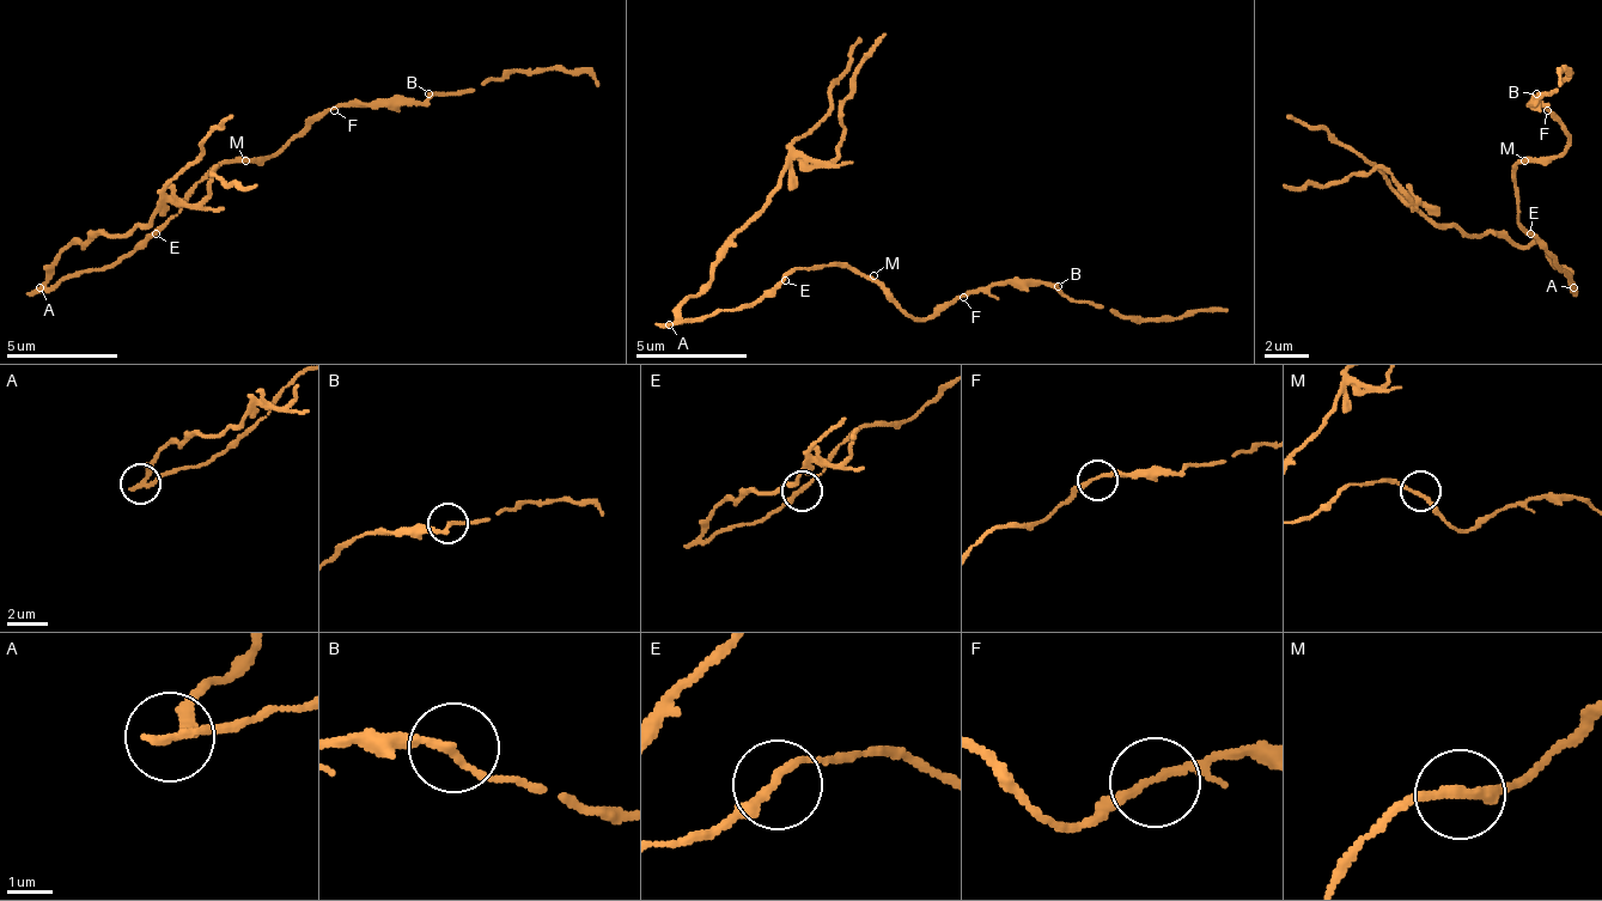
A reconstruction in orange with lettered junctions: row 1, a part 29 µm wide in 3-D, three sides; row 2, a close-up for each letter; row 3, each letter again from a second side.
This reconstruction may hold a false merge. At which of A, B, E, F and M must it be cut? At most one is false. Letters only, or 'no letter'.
A

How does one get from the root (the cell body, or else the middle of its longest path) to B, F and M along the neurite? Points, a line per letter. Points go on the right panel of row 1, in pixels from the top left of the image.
B: (1524, 227), (1520, 221), (1514, 166), (1520, 160), (1547, 160), (1570, 144), (1570, 133), (1536, 105), (1536, 93)
F: (1524, 227), (1520, 221), (1514, 166), (1520, 160), (1547, 160), (1570, 144), (1570, 133), (1547, 110)
M: (1524, 227), (1520, 221), (1520, 188), (1514, 183), (1514, 166), (1524, 160)

